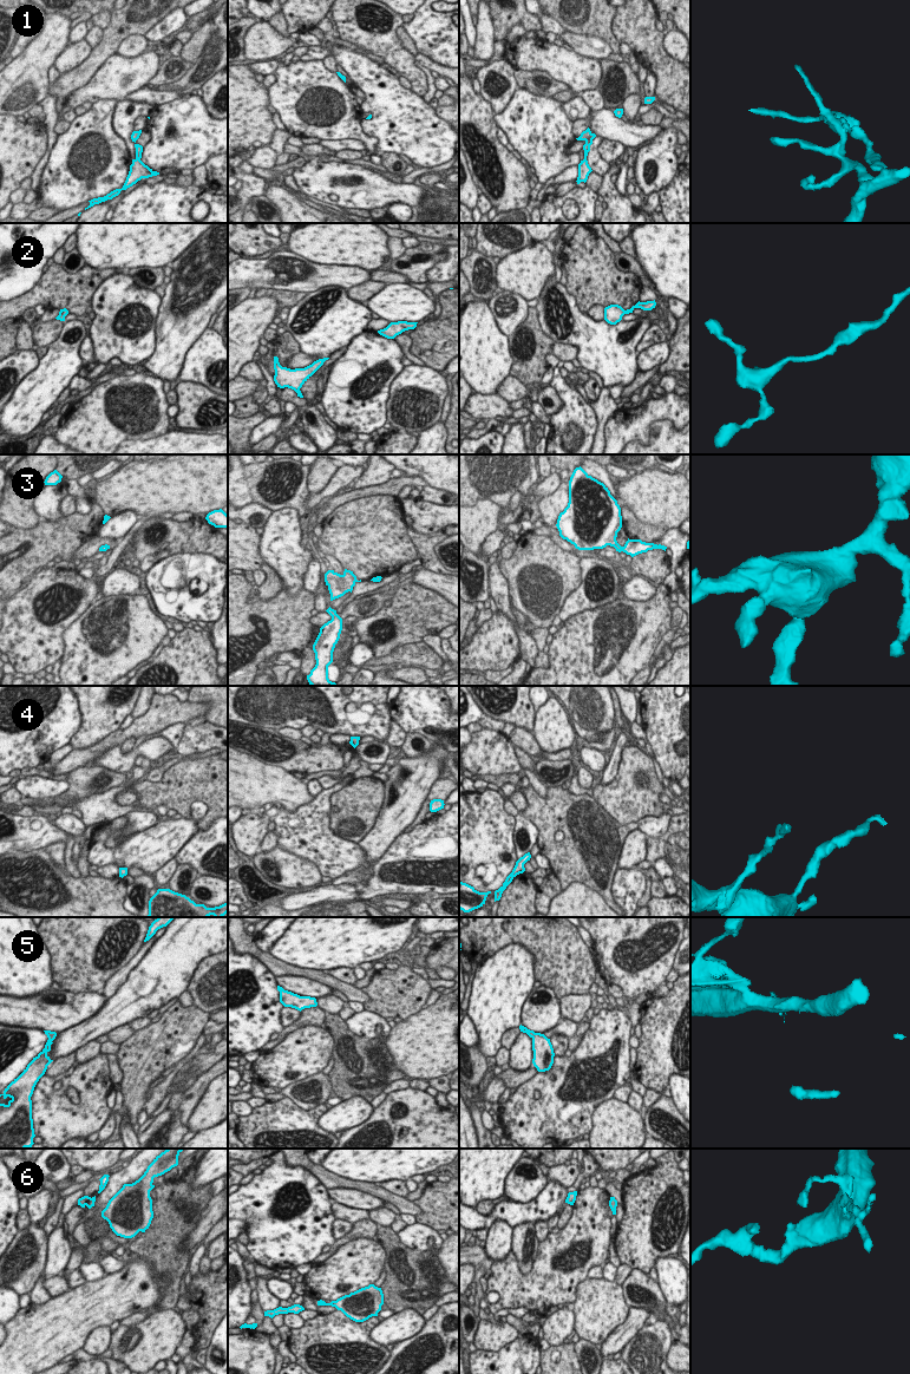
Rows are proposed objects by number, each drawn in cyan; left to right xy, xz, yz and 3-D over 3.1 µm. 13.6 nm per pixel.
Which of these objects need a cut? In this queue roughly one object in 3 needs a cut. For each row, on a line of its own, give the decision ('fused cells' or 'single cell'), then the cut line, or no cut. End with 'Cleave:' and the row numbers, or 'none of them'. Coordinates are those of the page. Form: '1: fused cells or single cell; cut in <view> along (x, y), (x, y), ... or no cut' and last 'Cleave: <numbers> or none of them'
1: single cell; no cut
2: single cell; no cut
3: single cell; no cut
4: single cell; no cut
5: fused cells; cut in yz along (534, 1032), (531, 1036)
6: single cell; no cut
Cleave: 5

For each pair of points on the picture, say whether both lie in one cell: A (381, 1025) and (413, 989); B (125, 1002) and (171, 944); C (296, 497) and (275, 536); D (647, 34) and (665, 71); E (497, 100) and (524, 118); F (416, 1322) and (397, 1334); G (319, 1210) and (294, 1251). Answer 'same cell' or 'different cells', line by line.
A: different cells
B: same cell
C: different cells
D: same cell
E: different cells
F: same cell
G: same cell

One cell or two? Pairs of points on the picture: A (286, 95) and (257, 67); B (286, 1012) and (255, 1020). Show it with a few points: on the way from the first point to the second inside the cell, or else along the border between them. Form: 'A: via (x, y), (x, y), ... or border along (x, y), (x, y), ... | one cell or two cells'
A: border along (282, 59), (273, 73) | two cells
B: border along (283, 1006), (280, 1013), (280, 1025), (282, 1027) | two cells

